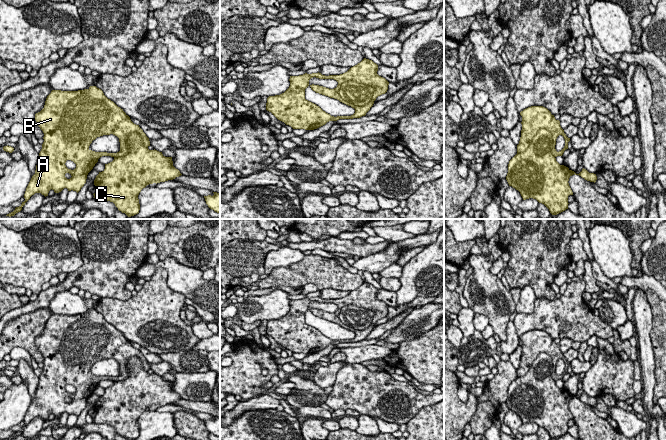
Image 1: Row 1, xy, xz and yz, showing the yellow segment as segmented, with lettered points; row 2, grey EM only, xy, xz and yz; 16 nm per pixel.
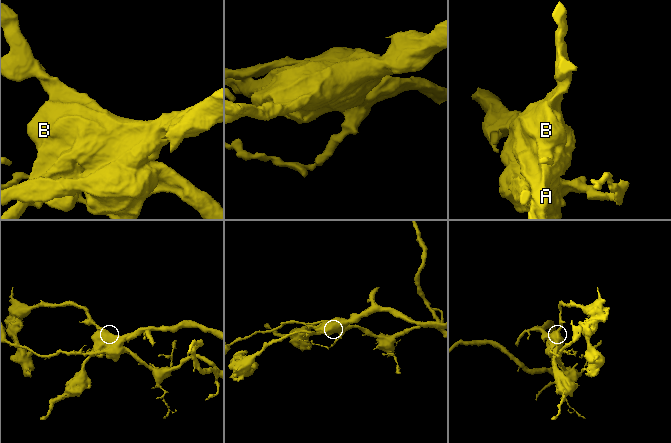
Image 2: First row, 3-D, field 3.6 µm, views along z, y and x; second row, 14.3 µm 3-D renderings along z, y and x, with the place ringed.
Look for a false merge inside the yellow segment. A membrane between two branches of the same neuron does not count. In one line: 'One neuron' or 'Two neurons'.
Two neurons

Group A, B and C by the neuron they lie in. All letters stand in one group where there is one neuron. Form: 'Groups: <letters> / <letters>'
Groups: A B / C

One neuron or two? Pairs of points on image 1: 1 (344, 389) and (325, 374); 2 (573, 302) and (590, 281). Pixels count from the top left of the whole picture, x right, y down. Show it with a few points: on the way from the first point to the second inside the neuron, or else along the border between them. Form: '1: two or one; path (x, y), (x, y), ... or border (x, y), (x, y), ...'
1: two; border (349, 363), (345, 363), (337, 372), (332, 386)
2: two; border (583, 264), (585, 290)

